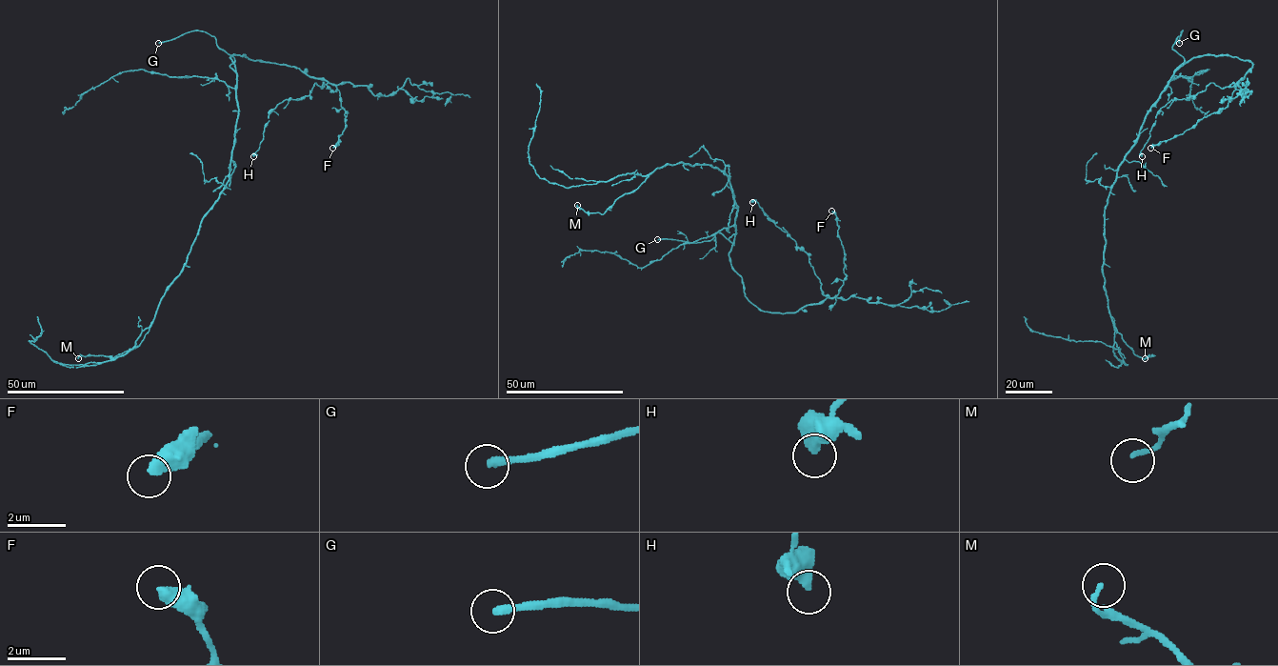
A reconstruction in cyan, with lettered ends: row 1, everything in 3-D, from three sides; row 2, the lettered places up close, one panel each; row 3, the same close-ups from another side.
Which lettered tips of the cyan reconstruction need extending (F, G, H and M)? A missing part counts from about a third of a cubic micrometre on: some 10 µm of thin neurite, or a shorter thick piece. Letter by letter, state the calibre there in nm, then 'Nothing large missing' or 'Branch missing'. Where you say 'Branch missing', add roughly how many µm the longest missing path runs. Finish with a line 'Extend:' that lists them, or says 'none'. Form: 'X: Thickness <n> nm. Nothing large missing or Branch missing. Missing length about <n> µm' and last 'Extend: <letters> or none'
F: Thickness 480 nm. Nothing large missing
G: Thickness 280 nm. Branch missing. Missing length about 10 µm
H: Thickness 480 nm. Nothing large missing
M: Thickness 140 nm. Nothing large missing
Extend: G

